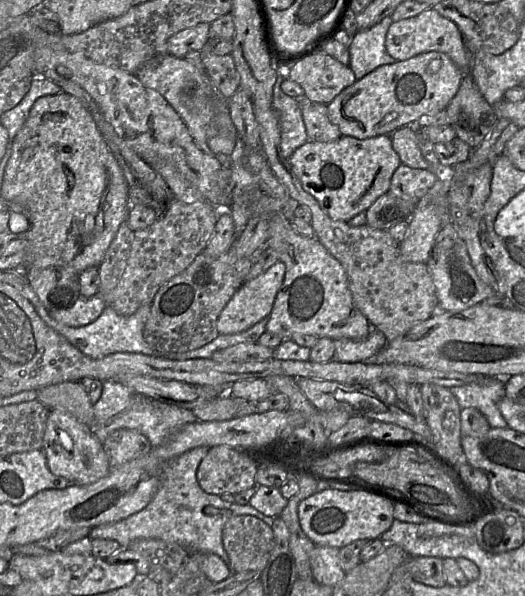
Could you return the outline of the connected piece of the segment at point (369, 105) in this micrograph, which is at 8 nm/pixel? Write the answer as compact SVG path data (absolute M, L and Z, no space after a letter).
M437 51L382 65L346 87L327 104L328 117L346 136L367 139L391 135L400 127L413 126L422 115L445 110L457 93L463 75L448 55Z

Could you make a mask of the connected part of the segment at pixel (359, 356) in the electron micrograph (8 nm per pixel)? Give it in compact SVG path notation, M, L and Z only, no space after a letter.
M371 329L364 340L340 338L334 340L334 359L341 363L370 361L388 343L386 336L378 329Z

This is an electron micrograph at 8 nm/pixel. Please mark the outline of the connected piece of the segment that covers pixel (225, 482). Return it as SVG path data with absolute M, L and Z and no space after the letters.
M226 445L209 449L197 469L197 480L204 492L222 496L236 495L256 485L256 474L262 463L255 457L249 456L244 450Z

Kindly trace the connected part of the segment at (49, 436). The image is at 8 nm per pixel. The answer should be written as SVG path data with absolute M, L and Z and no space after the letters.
M50 409L41 451L51 473L65 478L71 485L95 483L110 471L108 457L93 430L63 410Z

